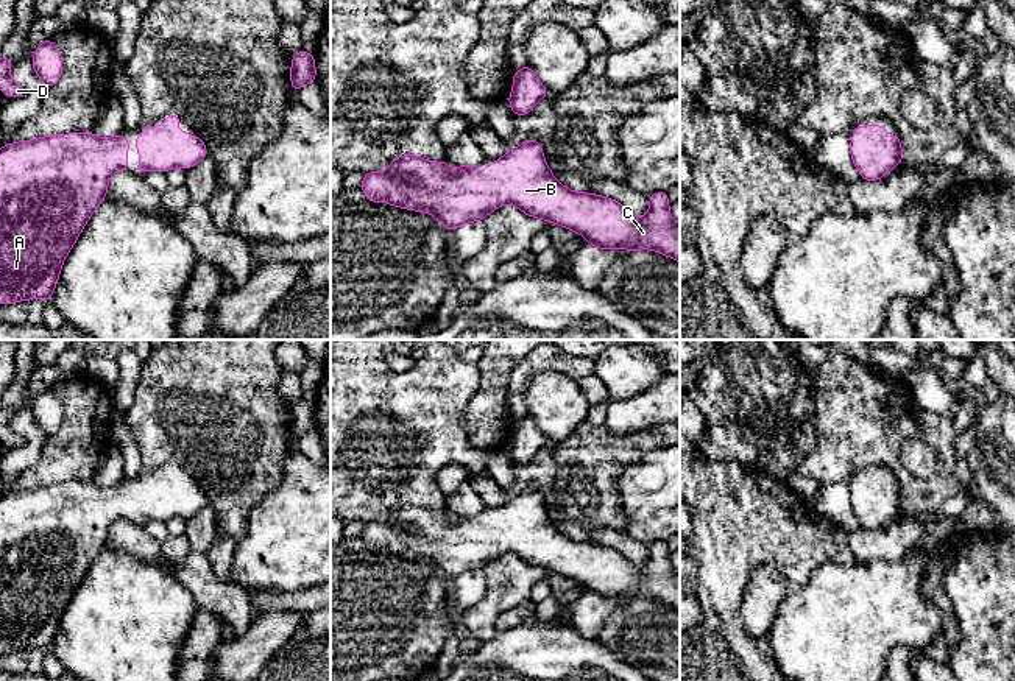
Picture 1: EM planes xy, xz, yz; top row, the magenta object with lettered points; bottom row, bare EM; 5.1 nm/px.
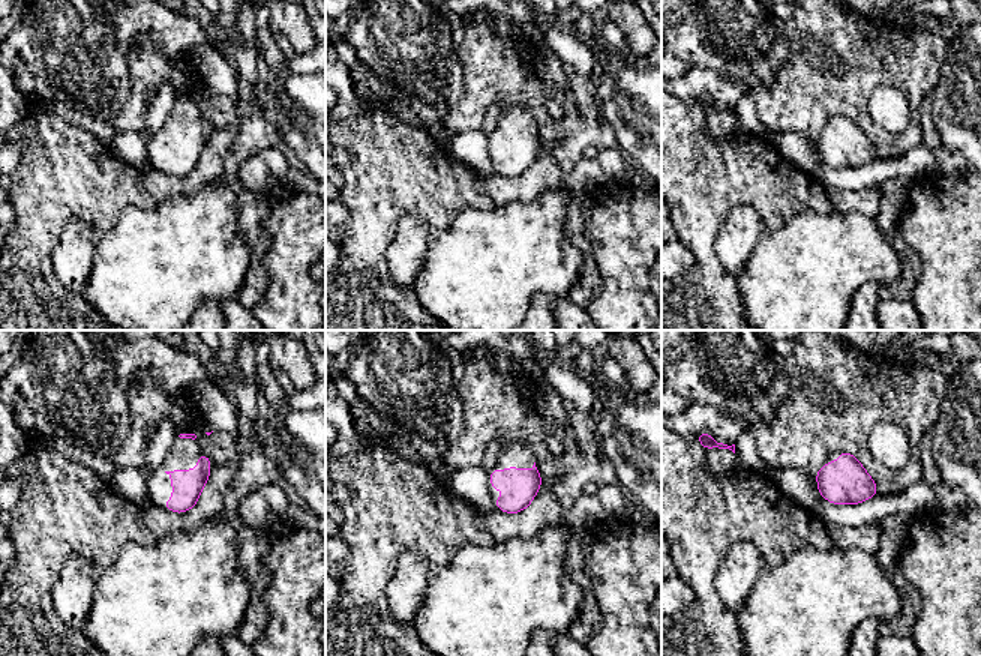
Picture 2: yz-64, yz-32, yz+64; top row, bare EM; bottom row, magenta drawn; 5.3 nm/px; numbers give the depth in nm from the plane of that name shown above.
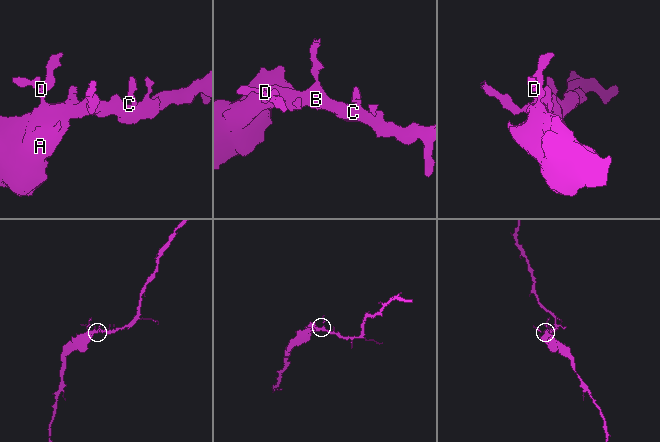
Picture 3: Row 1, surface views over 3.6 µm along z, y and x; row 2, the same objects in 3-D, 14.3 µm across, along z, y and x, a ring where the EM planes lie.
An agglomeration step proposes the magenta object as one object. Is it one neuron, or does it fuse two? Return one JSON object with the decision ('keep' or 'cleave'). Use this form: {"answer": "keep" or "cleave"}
{"answer": "keep"}

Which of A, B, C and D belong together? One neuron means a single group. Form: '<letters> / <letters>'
A B C D

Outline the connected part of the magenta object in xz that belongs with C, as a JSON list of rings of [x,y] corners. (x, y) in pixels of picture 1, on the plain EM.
[[[533,488],[505,502],[497,511],[488,511],[480,528],[477,514],[458,514],[452,520],[447,510],[432,511],[416,503],[402,503],[385,520],[366,520],[360,538],[368,550],[427,561],[449,581],[465,572],[482,570],[490,561],[510,553],[525,564],[568,577],[600,598],[650,598],[680,611],[680,572],[670,564],[666,541],[650,544],[647,563],[638,567],[611,547],[572,541],[560,533],[544,510],[541,492]]]

